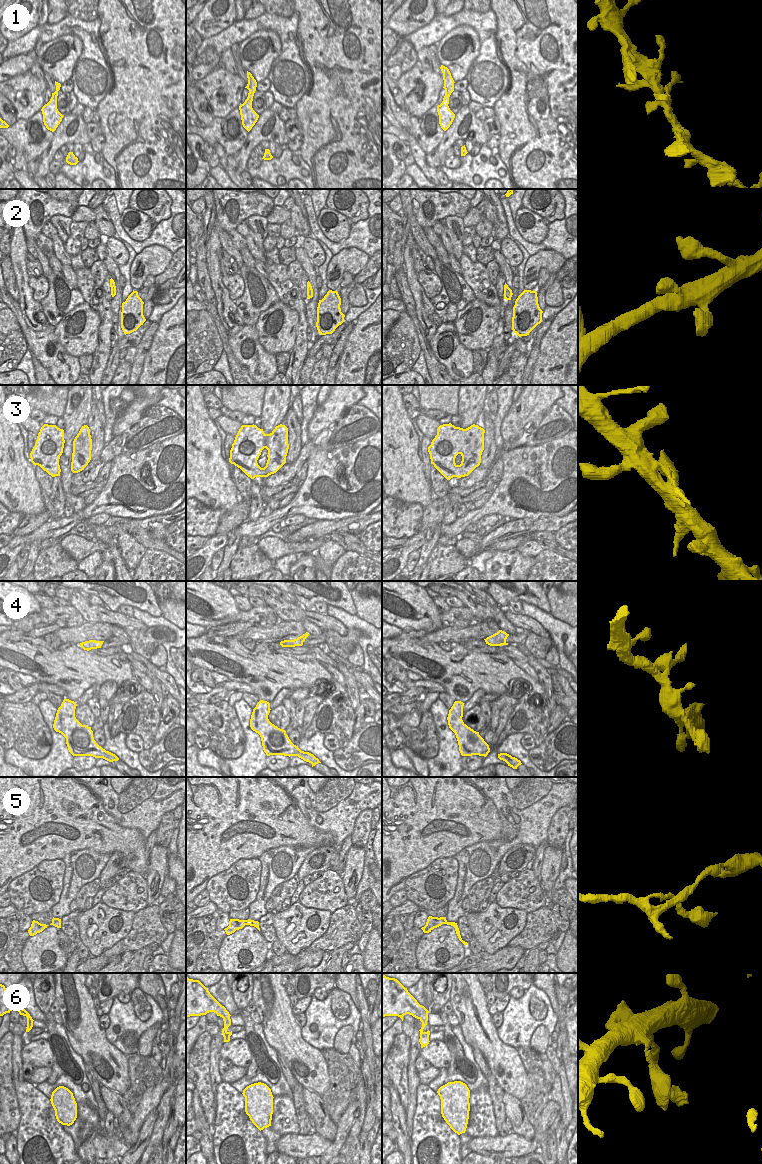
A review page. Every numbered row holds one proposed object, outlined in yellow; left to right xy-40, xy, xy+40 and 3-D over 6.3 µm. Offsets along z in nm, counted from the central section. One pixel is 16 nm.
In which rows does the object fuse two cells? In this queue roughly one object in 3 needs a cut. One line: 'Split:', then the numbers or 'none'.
Split: 6

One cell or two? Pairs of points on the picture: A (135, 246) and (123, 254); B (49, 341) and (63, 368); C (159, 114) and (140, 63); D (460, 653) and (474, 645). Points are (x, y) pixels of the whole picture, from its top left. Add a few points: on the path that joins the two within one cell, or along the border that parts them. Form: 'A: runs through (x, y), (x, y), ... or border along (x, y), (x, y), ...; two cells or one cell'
A: border along (113, 236), (128, 252), (128, 260), (124, 265); two cells
B: runs through (55, 345), (57, 361); one cell
C: runs through (159, 101), (159, 86), (149, 76); one cell
D: border along (460, 643), (469, 649), (491, 654); two cells

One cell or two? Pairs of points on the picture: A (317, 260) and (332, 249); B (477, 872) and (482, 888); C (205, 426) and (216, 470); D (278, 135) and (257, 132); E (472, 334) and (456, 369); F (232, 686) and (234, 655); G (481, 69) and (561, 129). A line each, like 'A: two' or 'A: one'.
A: two
B: two
C: one
D: one
E: two
F: two
G: two

